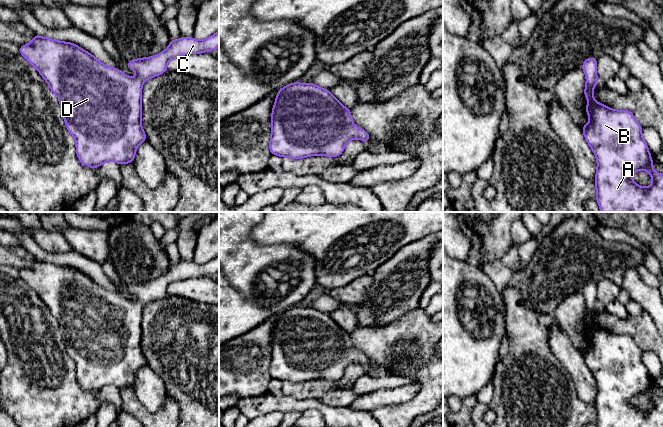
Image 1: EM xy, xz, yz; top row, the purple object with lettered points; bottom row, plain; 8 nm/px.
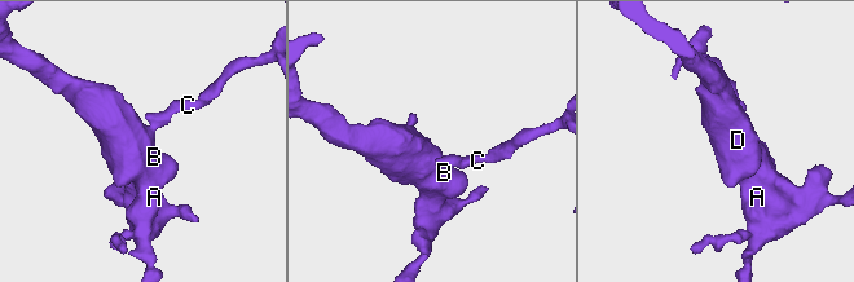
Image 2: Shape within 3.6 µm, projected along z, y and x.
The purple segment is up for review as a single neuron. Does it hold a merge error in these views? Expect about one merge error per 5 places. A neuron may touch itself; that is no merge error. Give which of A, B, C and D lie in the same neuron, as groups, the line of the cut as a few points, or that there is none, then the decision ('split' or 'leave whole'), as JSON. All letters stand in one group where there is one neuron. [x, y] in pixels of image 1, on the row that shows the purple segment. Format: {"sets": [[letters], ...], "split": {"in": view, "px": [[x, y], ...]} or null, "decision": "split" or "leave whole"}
{"sets": [["A", "B", "C", "D"]], "split": null, "decision": "leave whole"}

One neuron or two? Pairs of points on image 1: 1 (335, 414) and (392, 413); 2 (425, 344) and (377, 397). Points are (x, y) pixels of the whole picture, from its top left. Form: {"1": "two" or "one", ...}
{"1": "two", "2": "two"}

